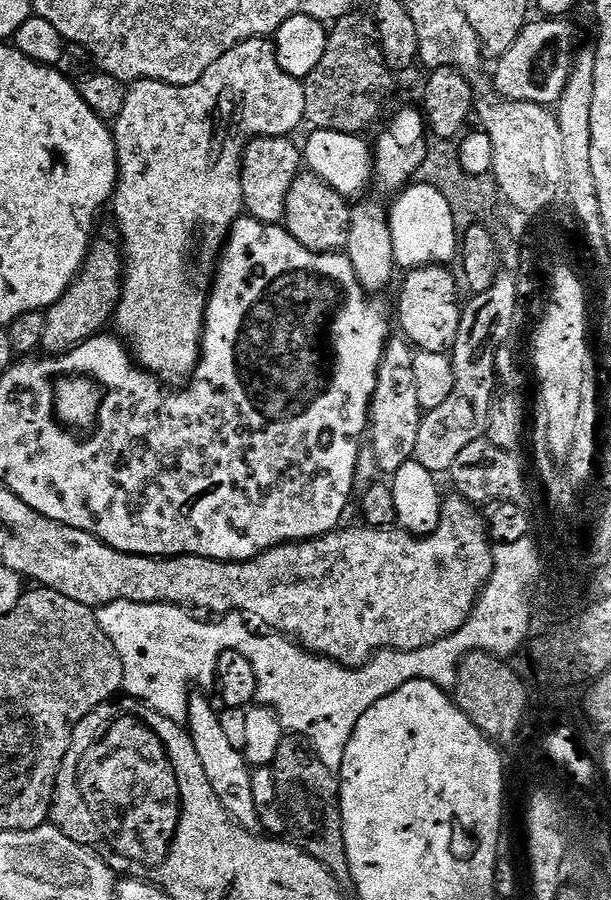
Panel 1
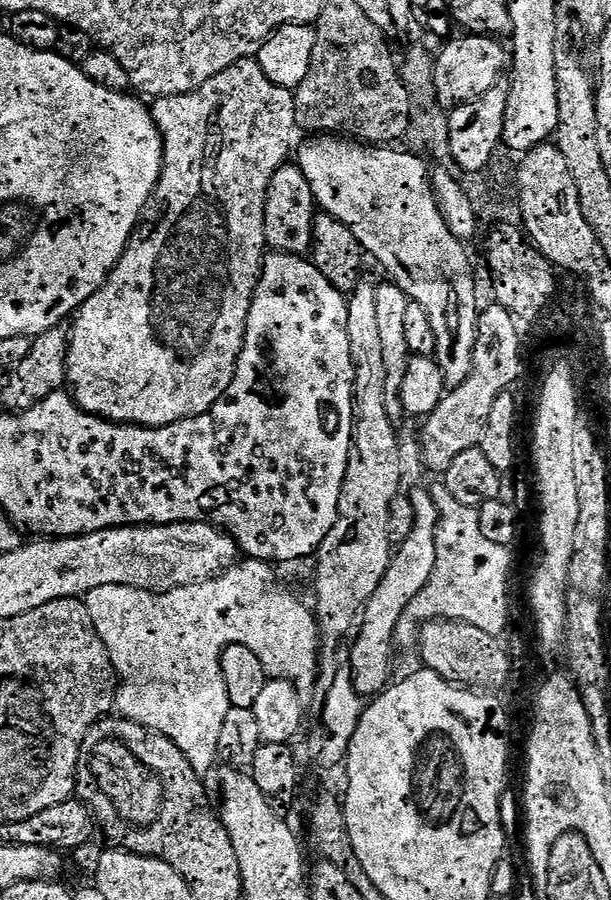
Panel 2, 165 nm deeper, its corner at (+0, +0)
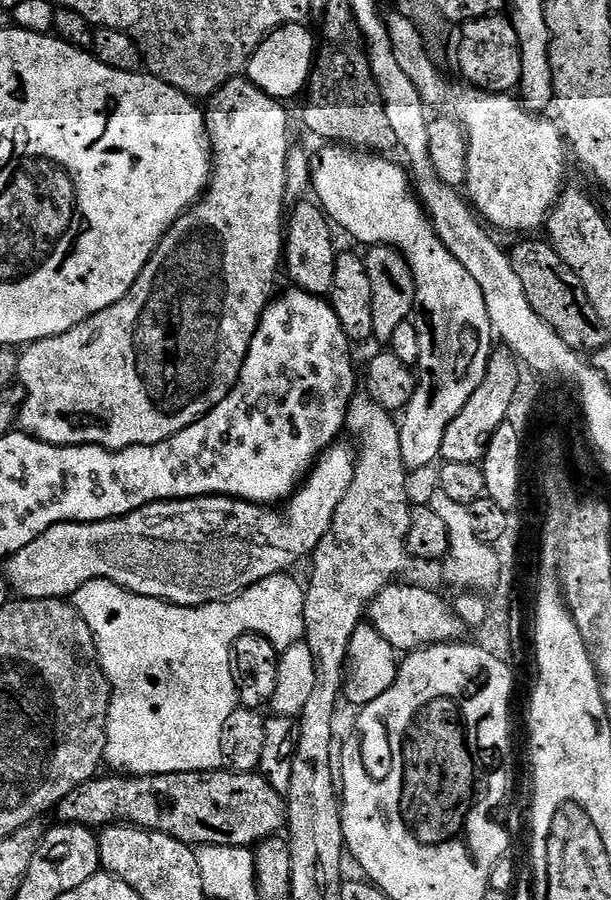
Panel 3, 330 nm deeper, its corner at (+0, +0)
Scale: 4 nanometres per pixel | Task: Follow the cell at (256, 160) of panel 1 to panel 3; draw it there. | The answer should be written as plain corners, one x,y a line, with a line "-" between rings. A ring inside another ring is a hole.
300,202
296,209
289,211
286,216
286,235
284,237
284,255
282,257
283,267
288,268
288,276
292,279
291,283
297,288
301,288
304,292
309,292
315,296
327,297
332,291
332,283
334,282
334,266
336,265
336,257
338,255
338,247
332,241
333,225
324,214
324,209
319,203
304,204
308,202

